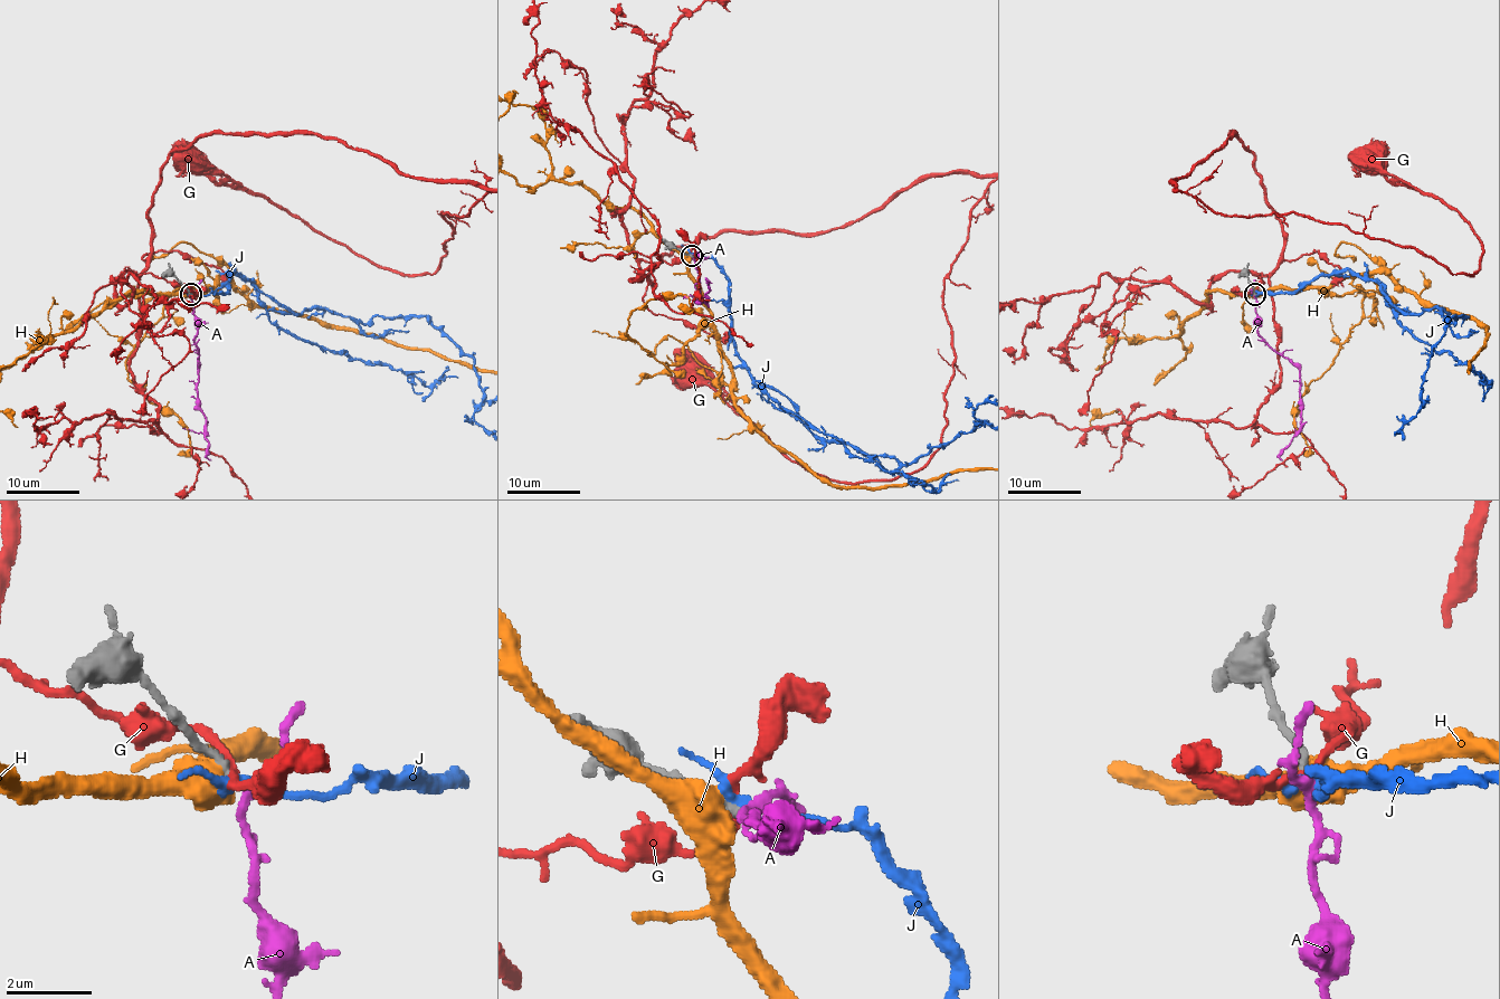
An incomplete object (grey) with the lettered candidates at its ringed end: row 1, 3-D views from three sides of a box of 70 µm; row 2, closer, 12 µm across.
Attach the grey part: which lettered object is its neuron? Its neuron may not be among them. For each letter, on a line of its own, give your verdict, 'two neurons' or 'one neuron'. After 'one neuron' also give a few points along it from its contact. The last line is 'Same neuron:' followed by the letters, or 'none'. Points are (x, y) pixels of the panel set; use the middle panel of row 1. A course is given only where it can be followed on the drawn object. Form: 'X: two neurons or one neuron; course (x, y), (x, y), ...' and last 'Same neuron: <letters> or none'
A: two neurons
G: two neurons
H: two neurons
J: two neurons
Same neuron: none

